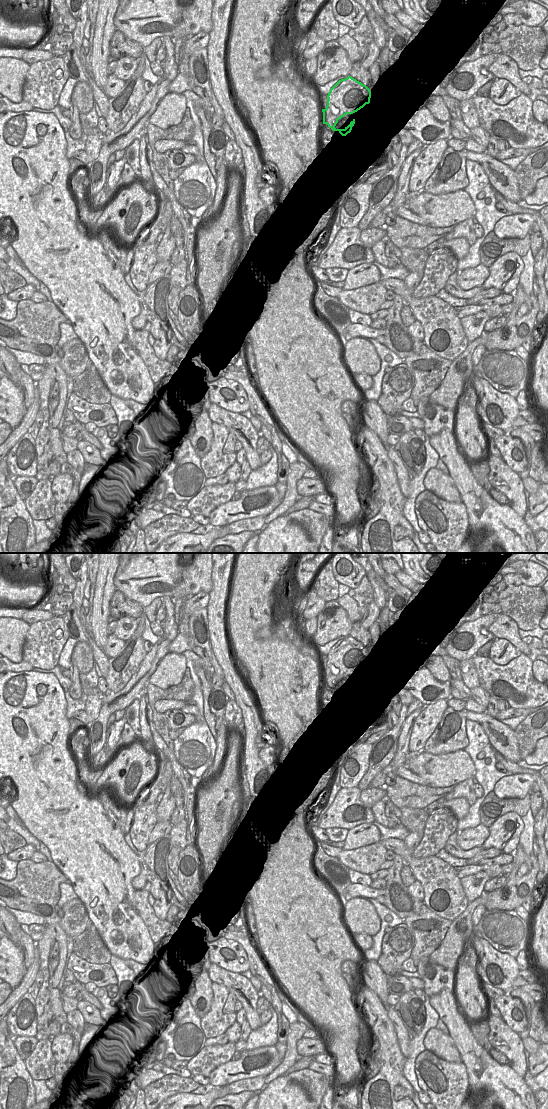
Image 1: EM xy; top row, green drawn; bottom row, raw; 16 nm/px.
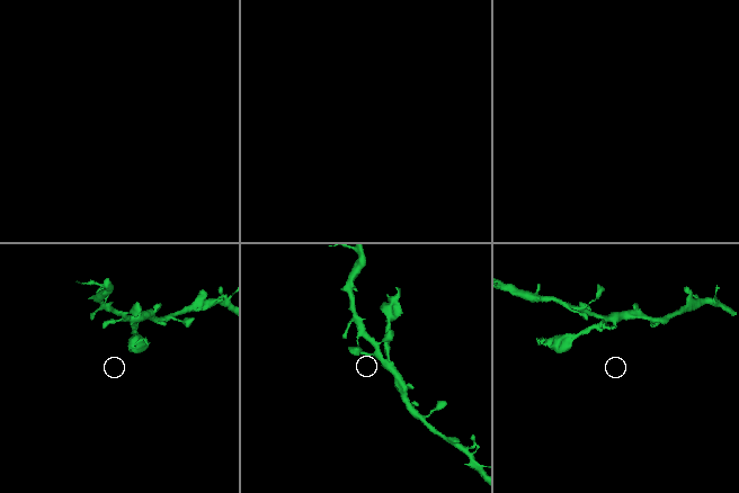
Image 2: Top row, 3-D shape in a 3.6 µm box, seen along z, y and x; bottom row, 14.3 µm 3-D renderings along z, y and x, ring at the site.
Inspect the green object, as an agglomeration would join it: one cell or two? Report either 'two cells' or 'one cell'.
two cells

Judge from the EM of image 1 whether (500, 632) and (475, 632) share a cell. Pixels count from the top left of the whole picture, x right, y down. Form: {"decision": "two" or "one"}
{"decision": "two"}

